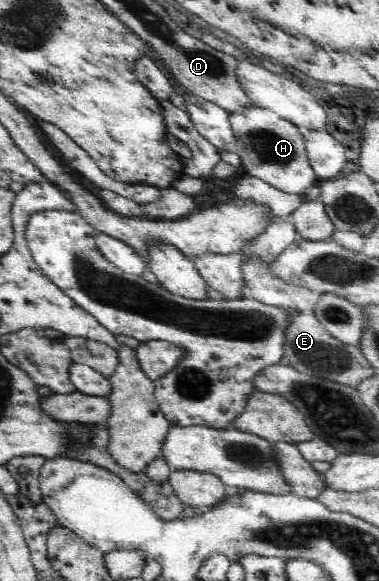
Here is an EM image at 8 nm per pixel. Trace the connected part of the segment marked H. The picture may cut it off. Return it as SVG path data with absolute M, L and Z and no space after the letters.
M253 105L231 112L229 120L235 135L236 151L247 175L259 178L282 192L307 194L318 179L309 162L304 136L295 123L280 118L273 110Z

